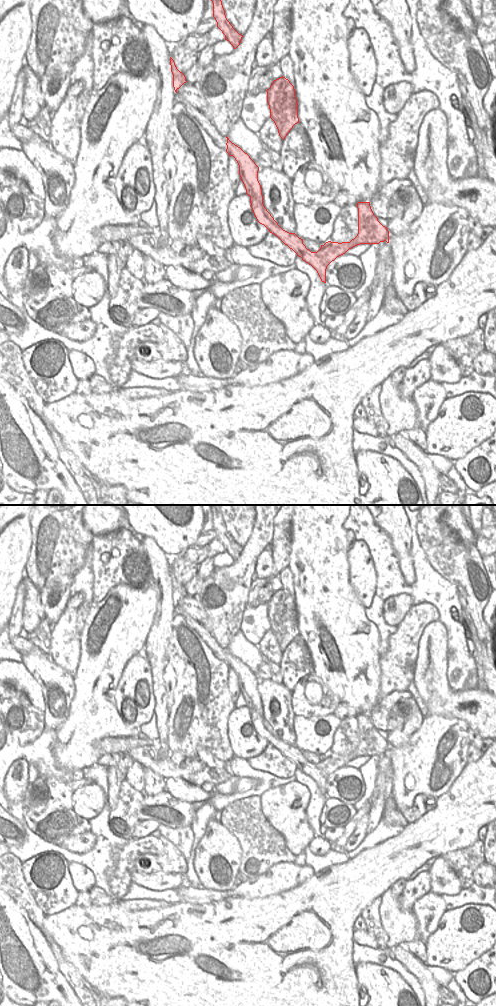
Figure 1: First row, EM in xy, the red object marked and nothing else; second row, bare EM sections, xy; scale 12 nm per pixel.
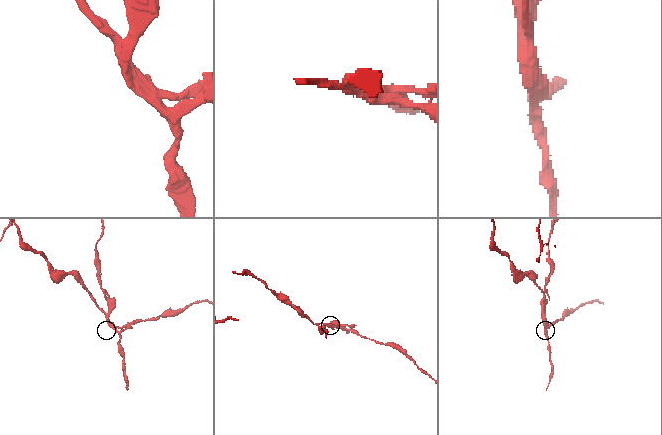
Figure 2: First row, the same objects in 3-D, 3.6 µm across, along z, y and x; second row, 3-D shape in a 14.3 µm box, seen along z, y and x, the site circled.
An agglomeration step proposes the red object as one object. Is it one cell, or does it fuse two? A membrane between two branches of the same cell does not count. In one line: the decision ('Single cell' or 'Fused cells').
Fused cells.

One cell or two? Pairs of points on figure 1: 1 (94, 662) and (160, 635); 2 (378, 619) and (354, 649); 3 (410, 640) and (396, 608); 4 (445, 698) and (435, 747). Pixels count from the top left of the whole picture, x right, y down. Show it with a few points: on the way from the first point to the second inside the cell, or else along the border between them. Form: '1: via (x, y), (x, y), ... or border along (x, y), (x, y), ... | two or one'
1: border along (154, 619), (142, 652) | two
2: border along (364, 608), (364, 614), (377, 629), (379, 646) | two
3: border along (413, 604), (397, 626) | two
4: border along (428, 713), (434, 716), (453, 716), (464, 721) | two

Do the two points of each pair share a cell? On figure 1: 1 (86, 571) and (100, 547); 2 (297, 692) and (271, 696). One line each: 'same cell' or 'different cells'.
1: different cells
2: different cells

